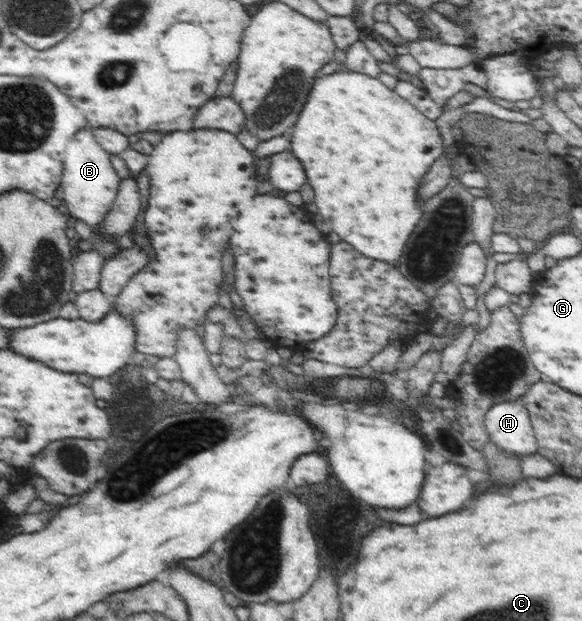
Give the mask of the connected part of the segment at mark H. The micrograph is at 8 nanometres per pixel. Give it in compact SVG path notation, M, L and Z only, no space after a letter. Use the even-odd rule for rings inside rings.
M520 399L517 401L504 401L496 403L486 411L484 419L485 429L489 435L490 441L500 447L509 455L516 455L519 460L538 452L538 444L531 420L527 409L521 404Z

